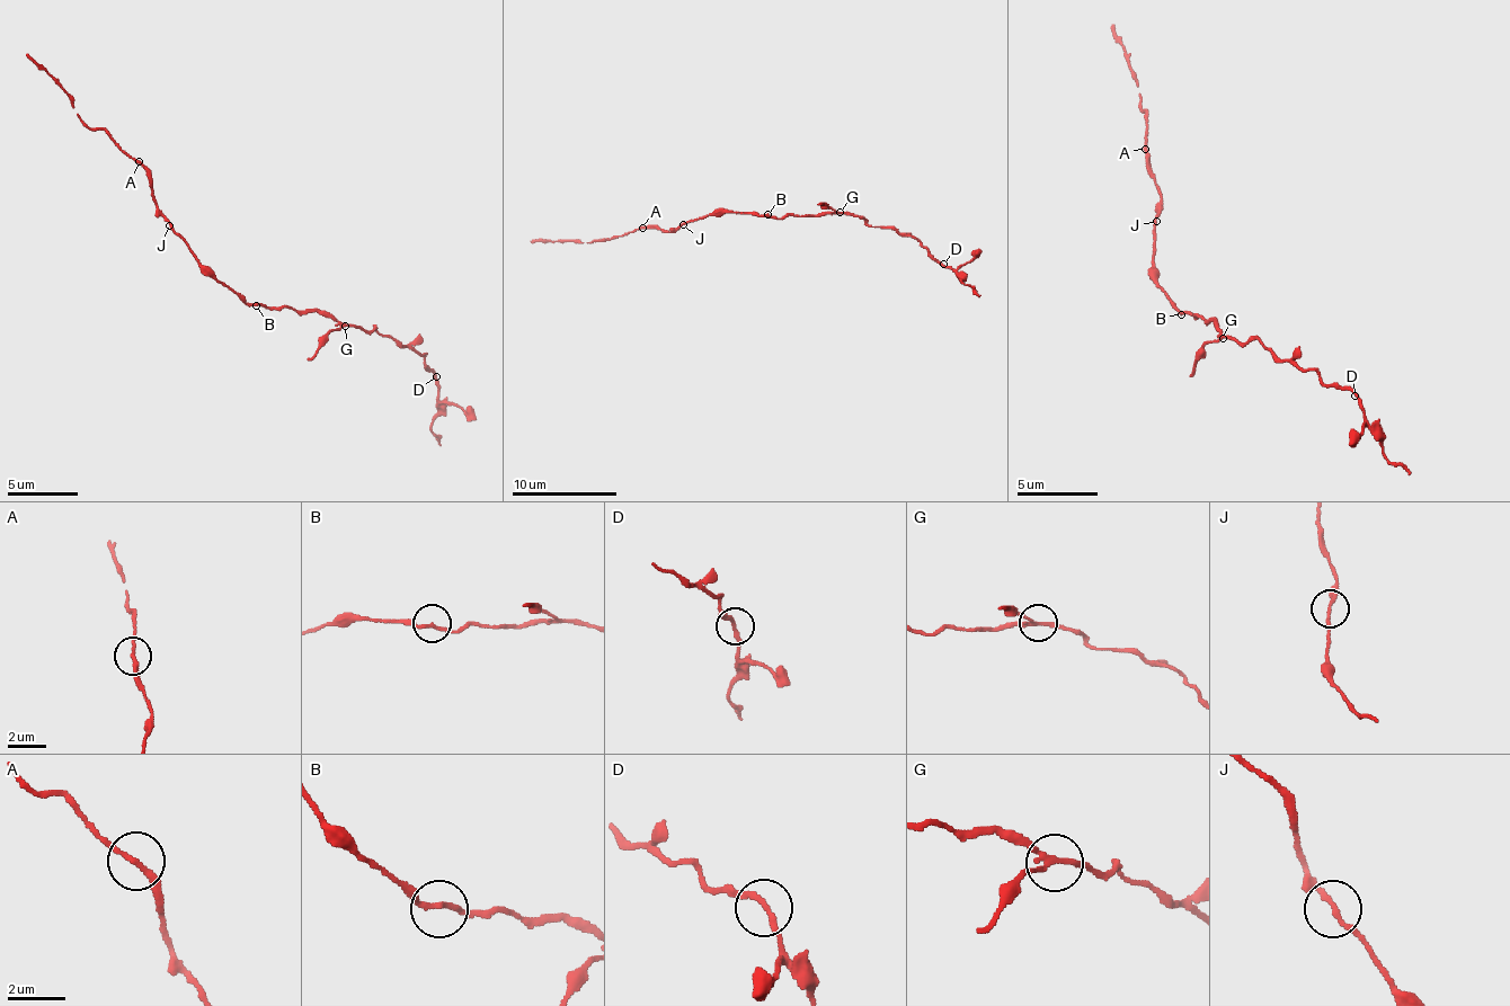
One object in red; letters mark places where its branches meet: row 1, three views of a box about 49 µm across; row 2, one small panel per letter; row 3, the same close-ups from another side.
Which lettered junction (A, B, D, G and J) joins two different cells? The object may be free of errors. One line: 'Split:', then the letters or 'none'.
Split: G

